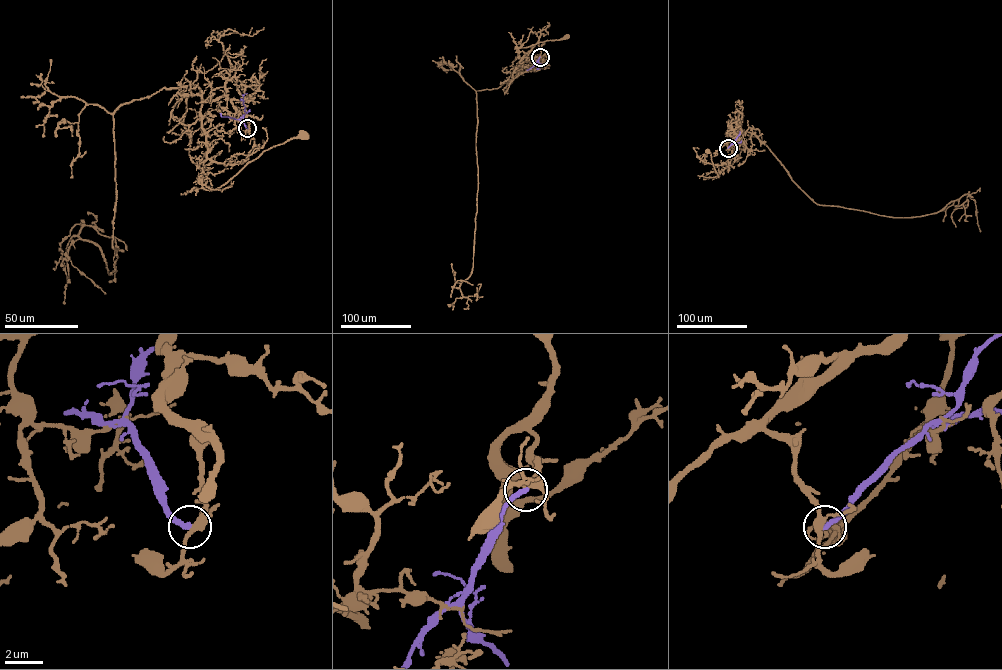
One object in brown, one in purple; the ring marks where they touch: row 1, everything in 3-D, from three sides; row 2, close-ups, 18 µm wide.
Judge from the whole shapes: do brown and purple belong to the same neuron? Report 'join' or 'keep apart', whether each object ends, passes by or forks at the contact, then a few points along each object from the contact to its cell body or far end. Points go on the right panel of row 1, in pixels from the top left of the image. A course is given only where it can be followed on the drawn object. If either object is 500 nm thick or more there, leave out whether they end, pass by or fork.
keep apart; brown forks there; purple ends there; brown runs (727, 148), (726, 143), (740, 133), (743, 135), (739, 147), (718, 177), (708, 151); purple runs (728, 148), (739, 131)

